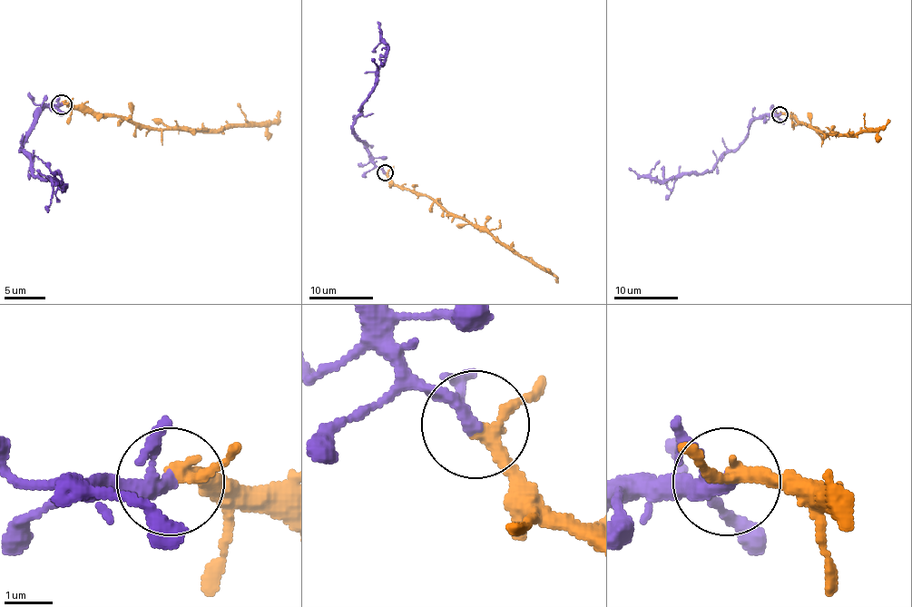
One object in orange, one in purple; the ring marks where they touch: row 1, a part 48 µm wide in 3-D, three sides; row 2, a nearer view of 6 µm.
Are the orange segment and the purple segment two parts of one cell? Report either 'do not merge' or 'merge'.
merge

